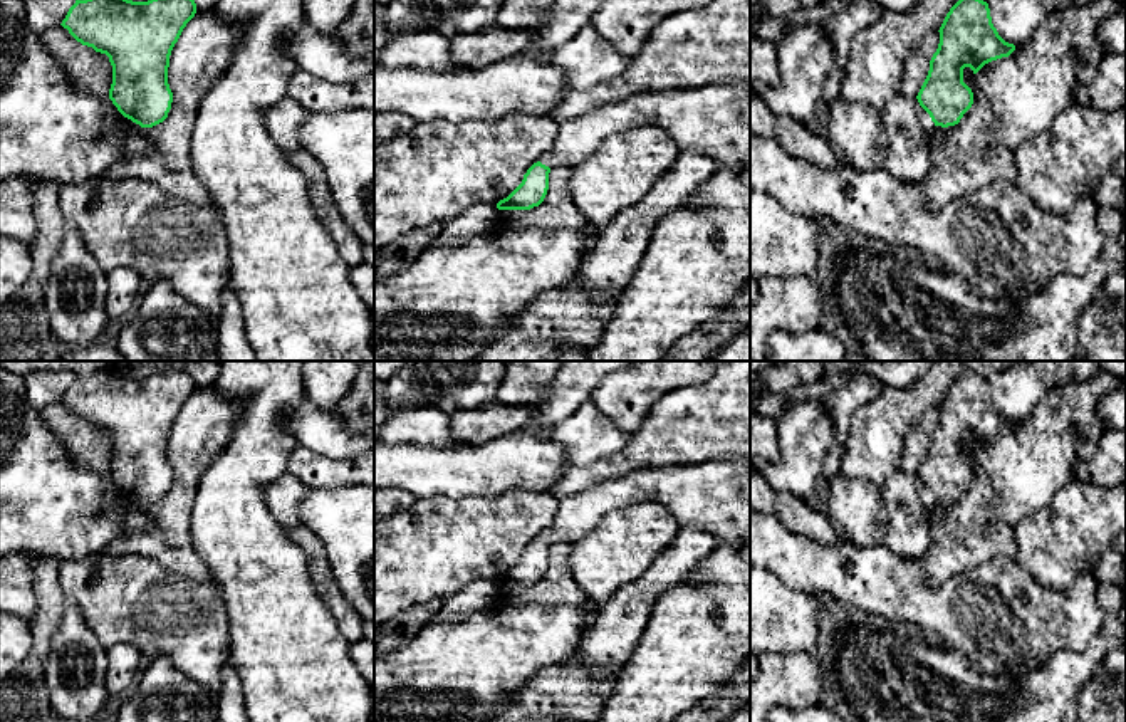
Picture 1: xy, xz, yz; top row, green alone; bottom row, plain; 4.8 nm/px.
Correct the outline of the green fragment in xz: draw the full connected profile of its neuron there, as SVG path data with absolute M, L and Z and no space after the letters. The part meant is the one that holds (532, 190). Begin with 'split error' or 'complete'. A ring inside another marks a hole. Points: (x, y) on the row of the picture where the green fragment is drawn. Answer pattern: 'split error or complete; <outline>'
split error; M750 79L710 84L691 89L670 89L646 96L633 96L614 104L604 104L581 118L557 123L559 131L552 148L524 175L522 183L497 203L498 210L530 210L539 207L549 190L549 173L560 165L571 170L586 161L604 139L634 128L663 129L680 151L701 151L720 165L750 166Z

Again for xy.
complete; M76 0L60 25L109 57L109 99L117 111L153 128L171 109L169 55L195 13L195 0Z

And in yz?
split error; M958 0L940 27L940 44L930 60L928 76L916 96L923 129L960 123L973 104L963 82L963 69L977 74L985 64L1009 57L1015 45L1005 42L992 24L988 3Z

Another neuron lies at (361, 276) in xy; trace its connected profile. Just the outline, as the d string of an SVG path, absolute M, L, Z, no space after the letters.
M361 264L349 269L349 279L357 296L368 306L371 314L371 349L374 354L374 265Z

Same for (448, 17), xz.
M393 0L384 5L389 37L435 30L445 39L497 24L503 0Z

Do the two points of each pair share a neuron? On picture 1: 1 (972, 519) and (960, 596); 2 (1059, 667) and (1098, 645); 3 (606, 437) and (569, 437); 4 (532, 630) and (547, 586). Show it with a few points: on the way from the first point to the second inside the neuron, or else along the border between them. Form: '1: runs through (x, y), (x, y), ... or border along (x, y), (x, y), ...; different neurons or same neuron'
1: border along (1000, 554), (955, 573), (937, 586), (925, 580); different neurons
2: runs through (1069, 667), (1078, 667), (1089, 655); same neuron
3: runs through (598, 437), (578, 437); same neuron
4: border along (502, 603), (581, 606); different neurons

